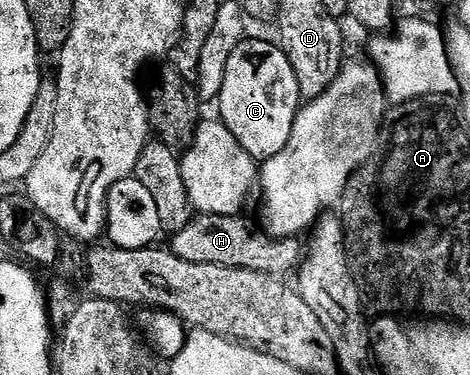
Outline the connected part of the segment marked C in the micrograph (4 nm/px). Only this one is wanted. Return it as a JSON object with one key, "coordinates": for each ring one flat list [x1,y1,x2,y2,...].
{"coordinates":[[241,41,231,52,227,61,226,75,223,78,223,86,219,97,221,104,220,121,235,136,235,140,245,149,254,160,274,158,283,148,287,148,287,140,291,140,293,125,303,105,299,80,296,72,291,68,289,57,280,45,272,46,269,42]]}

